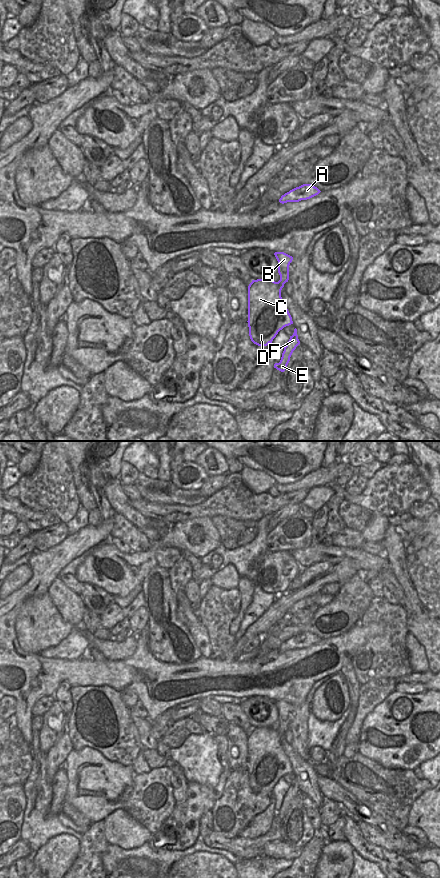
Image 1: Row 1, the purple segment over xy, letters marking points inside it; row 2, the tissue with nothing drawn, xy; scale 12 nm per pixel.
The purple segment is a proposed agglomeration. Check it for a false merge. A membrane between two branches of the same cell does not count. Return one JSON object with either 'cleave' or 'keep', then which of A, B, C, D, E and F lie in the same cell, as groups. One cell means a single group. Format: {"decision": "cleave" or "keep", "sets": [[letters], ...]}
{"decision": "keep", "sets": [["A", "B", "C", "D", "E", "F"]]}

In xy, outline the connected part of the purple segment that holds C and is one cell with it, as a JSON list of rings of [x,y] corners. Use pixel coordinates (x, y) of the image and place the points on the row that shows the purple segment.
[[[275,252],[274,255],[278,261],[280,280],[257,279],[248,286],[249,336],[258,346],[272,343],[280,330],[293,324],[281,297],[281,290],[289,280],[289,265],[293,257],[284,252]]]

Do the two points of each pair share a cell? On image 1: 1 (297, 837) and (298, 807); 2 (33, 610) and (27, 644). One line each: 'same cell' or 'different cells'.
1: same cell
2: same cell

